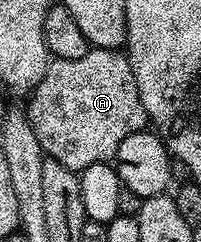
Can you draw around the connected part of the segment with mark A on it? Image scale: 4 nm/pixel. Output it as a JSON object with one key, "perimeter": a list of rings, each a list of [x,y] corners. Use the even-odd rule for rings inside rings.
{"perimeter":[[[90,48],[79,60],[50,61],[43,80],[28,95],[27,113],[29,123],[41,145],[46,158],[59,160],[69,170],[80,172],[91,164],[112,163],[117,156],[119,144],[135,132],[146,129],[147,119],[143,100],[139,100],[139,88],[135,84],[133,69],[128,57],[121,50]]]}

